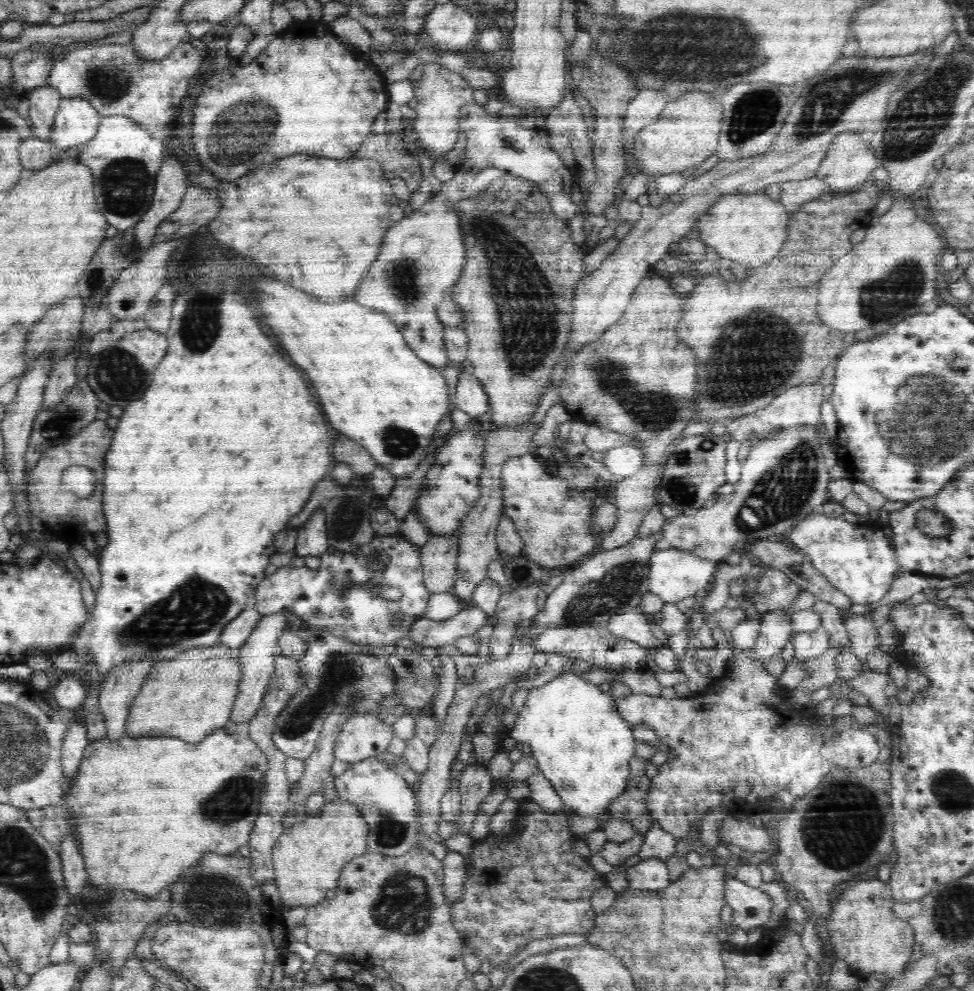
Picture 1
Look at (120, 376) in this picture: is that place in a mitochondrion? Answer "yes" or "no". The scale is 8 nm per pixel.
yes

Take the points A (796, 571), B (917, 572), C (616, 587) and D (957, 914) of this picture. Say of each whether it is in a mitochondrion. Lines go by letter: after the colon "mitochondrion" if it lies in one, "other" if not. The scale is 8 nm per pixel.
A: other
B: other
C: mitochondrion
D: mitochondrion

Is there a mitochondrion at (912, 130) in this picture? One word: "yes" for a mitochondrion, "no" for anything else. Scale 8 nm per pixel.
yes

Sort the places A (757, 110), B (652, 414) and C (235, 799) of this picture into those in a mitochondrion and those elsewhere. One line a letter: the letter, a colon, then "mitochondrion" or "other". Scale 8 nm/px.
A: mitochondrion
B: mitochondrion
C: mitochondrion

